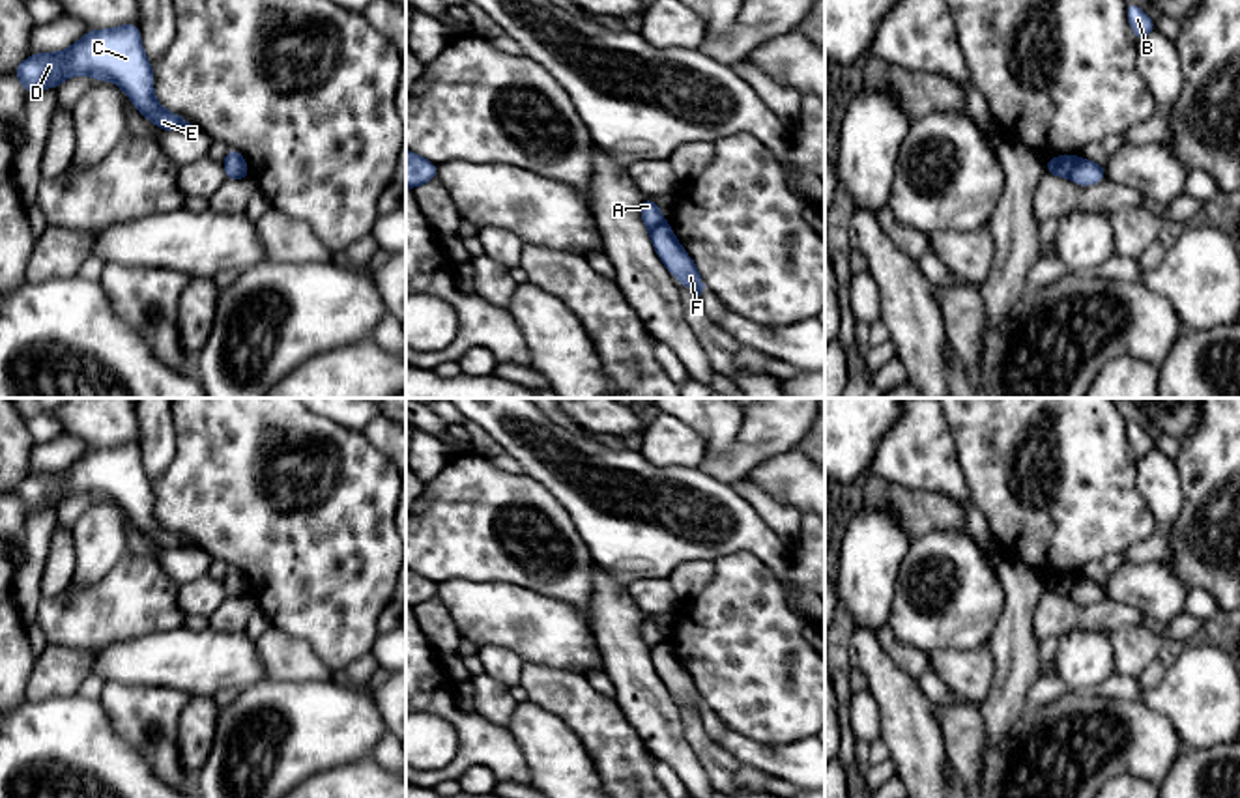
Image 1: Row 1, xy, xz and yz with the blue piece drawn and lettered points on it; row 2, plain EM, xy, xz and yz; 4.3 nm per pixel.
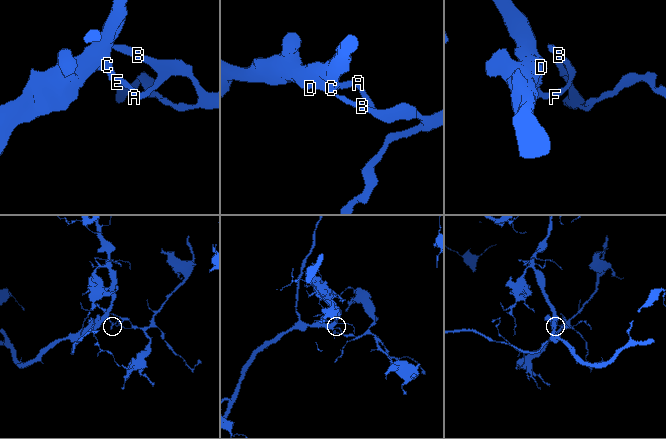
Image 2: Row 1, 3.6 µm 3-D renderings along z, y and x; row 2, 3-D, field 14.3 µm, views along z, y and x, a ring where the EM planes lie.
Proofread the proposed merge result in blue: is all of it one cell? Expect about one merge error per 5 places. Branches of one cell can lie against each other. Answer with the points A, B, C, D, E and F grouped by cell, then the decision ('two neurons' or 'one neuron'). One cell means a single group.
groups A C D E / B F; two neurons

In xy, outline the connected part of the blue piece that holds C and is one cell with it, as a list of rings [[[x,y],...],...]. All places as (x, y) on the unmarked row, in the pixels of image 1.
[[[140,445],[88,449],[64,471],[30,473],[15,488],[28,516],[41,506],[58,506],[67,495],[84,493],[116,501],[131,521],[163,549],[198,549],[153,516],[153,490],[140,463]]]

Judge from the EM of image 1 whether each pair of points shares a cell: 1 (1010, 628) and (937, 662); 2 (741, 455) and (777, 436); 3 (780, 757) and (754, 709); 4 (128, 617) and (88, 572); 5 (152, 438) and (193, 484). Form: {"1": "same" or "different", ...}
{"1": "different", "2": "same", "3": "different", "4": "different", "5": "different"}

